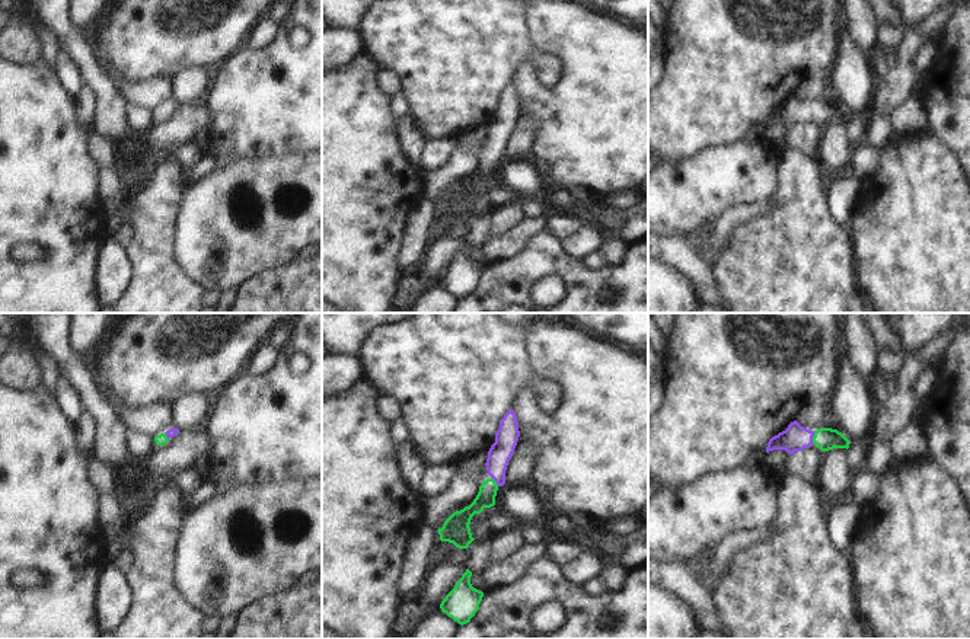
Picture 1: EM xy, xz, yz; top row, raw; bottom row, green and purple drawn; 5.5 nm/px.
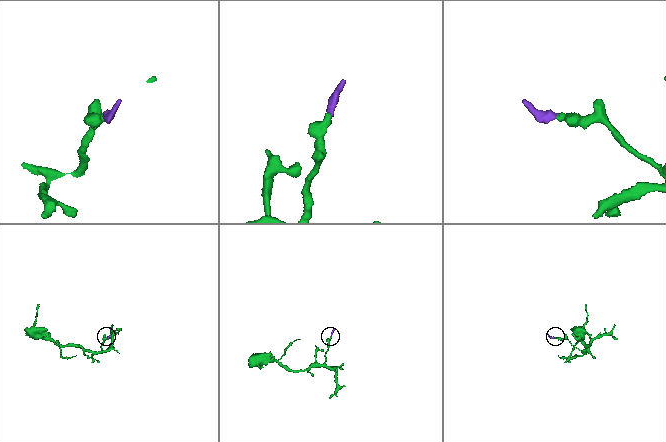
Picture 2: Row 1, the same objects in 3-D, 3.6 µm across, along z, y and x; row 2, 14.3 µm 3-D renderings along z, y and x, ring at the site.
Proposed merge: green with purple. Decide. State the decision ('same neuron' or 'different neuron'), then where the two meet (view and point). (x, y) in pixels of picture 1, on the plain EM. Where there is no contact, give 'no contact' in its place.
same neuron; meets green in yz at (813, 111)

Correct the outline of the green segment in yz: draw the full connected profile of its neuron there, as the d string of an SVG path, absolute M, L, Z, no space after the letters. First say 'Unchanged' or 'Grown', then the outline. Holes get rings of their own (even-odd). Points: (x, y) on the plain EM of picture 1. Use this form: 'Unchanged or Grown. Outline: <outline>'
Grown. Outline: M797 95L791 96L788 102L772 111L768 116L766 127L773 124L785 124L789 128L808 122L816 118L821 125L833 122L849 122L851 115L837 103L820 102L810 105L801 100Z

